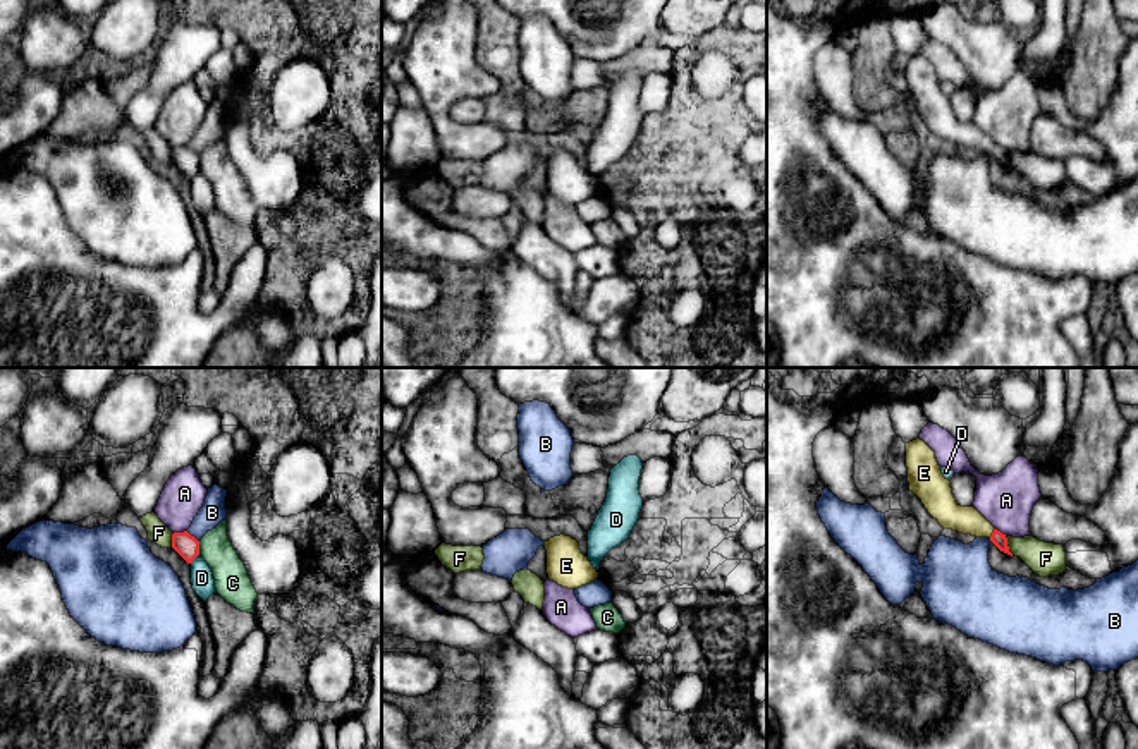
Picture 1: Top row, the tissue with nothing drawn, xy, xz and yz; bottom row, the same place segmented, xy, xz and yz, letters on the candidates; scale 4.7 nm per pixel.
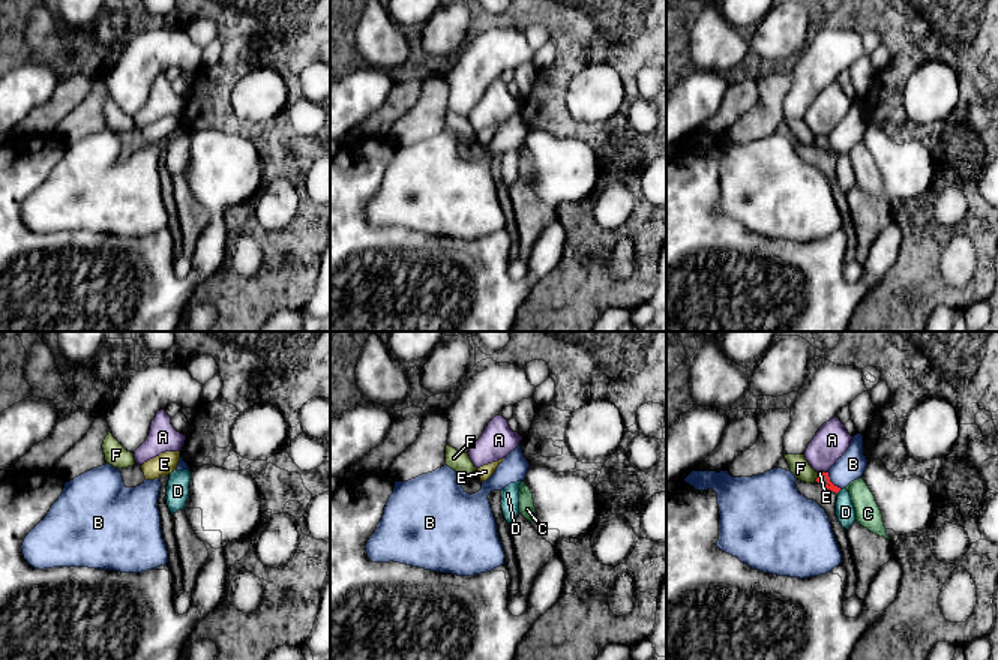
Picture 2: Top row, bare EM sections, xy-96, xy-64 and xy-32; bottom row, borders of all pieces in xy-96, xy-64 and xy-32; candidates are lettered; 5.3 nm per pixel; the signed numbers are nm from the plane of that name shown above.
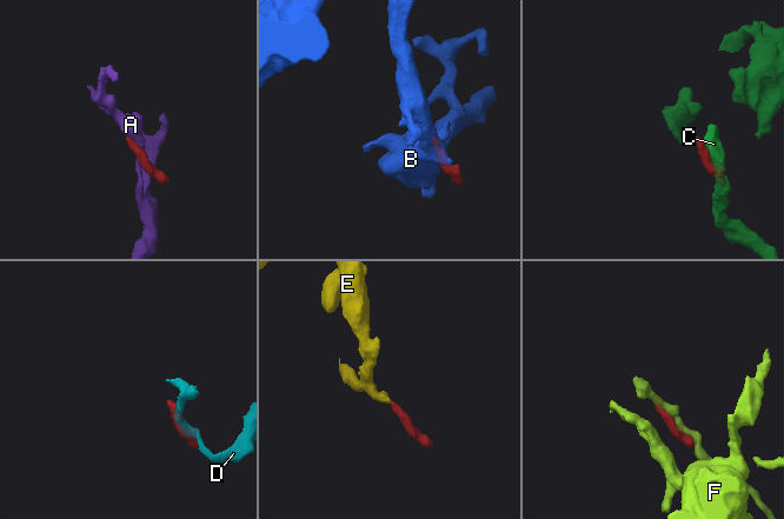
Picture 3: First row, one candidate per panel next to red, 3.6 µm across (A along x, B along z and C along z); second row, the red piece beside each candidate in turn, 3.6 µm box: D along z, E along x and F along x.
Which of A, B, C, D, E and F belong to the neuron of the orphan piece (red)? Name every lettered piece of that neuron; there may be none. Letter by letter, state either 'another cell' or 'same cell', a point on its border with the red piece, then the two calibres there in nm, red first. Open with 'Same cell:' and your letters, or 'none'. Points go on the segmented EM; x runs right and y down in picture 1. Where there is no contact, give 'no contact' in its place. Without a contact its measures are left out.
Same cell: E
A: another cell | xy (179, 533) | 110/200 nm
B: another cell | xy (193, 536) | 110/120 nm
C: another cell | xy (198, 548) | 110/160 nm
D: another cell | xy (195, 557) | 110/110 nm
E: same cell | yz (992, 533) | 70/130 nm
F: another cell | yz (1006, 545) | 70/160 nm

